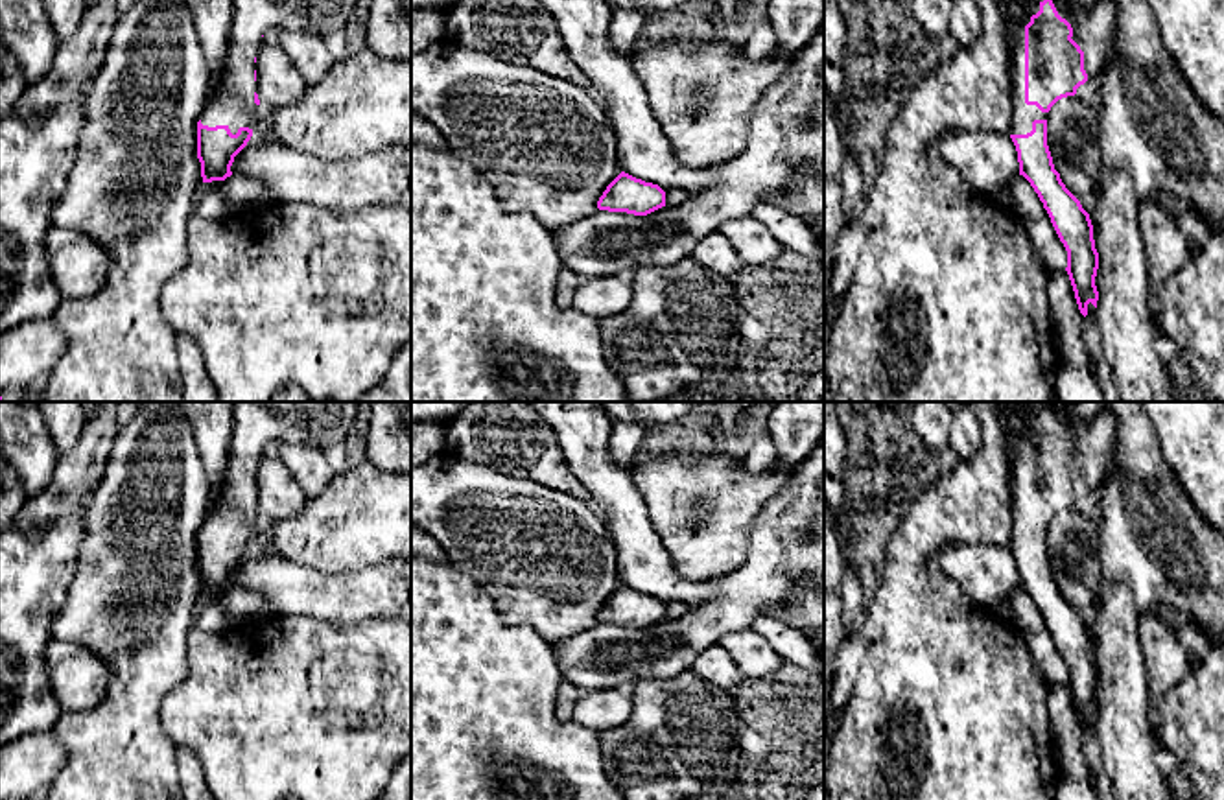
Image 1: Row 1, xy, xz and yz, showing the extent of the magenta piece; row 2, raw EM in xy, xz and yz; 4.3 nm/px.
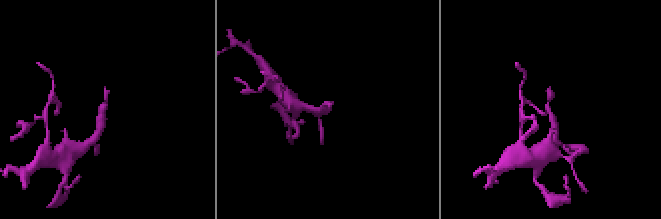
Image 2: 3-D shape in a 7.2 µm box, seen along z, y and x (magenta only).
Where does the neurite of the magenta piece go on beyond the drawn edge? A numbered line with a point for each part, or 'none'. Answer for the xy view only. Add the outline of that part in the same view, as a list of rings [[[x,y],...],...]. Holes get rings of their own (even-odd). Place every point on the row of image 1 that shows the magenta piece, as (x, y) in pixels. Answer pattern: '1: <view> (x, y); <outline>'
1: xy (231, 102); [[[234,0],[229,48],[219,79],[208,96],[201,124],[227,125],[232,135],[240,127],[254,127],[254,57],[267,29],[312,31],[330,37],[343,29],[358,0]]]

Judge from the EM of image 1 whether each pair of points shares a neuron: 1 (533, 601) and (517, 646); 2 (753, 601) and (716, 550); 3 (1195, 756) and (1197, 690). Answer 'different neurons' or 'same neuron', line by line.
1: different neurons
2: different neurons
3: same neuron

